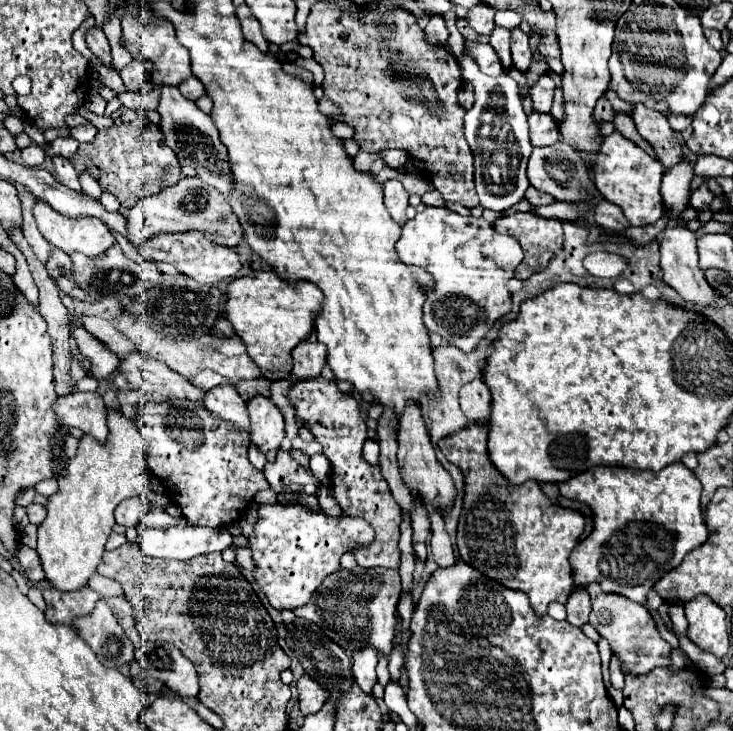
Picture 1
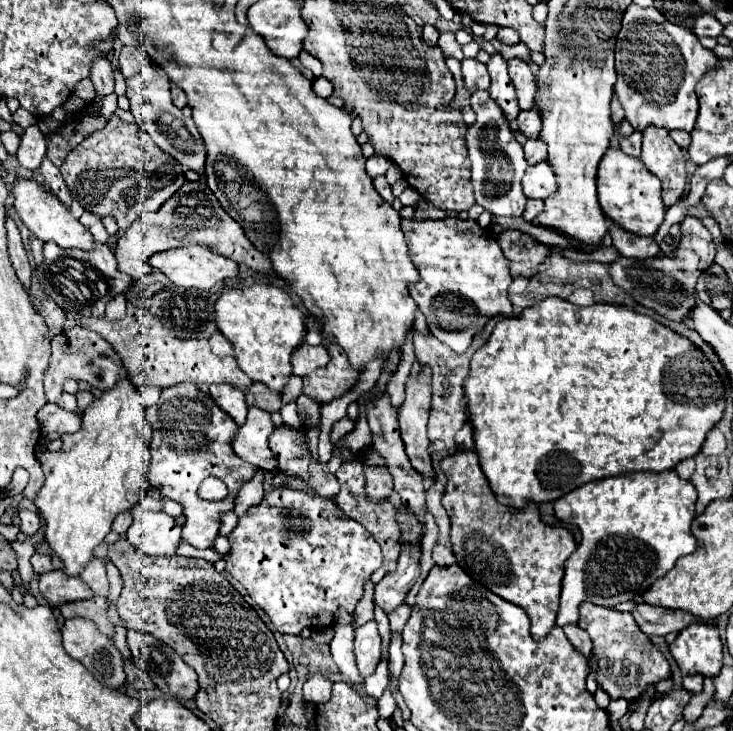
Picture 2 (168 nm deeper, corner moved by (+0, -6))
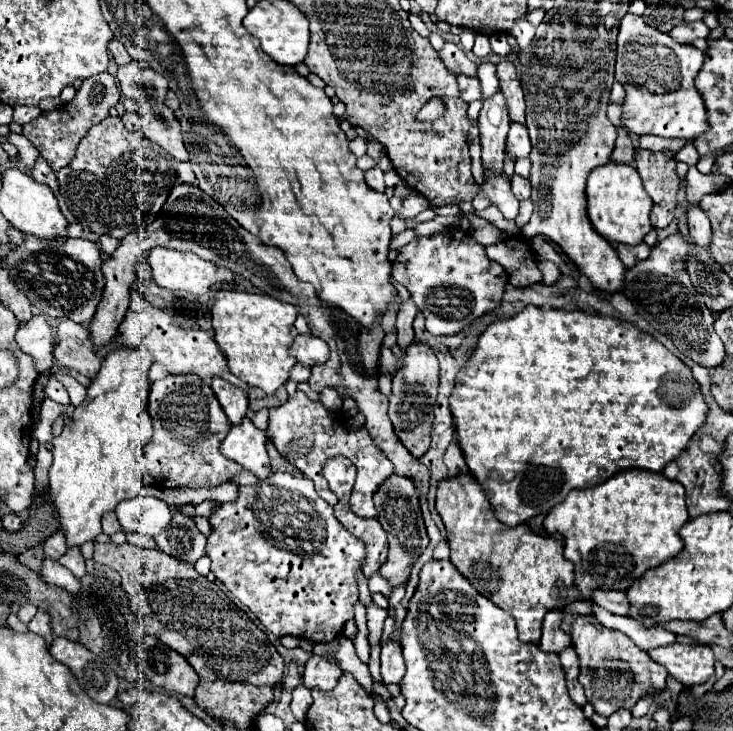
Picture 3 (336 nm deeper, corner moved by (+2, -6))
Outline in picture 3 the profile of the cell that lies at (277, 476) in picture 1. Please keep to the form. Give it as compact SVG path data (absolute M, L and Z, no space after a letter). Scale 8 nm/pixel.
M297 390L297 394L293 398L289 398L283 406L271 410L267 434L269 434L271 442L275 444L275 448L279 450L279 454L287 462L297 466L307 478L311 478L313 484L315 484L317 494L325 502L329 502L331 506L335 506L335 494L329 490L329 484L323 478L323 466L333 456L345 454L357 468L357 480L355 480L355 488L353 488L351 502L349 502L351 510L357 512L357 516L361 516L361 518L373 518L375 516L373 492L377 492L377 488L385 480L389 480L389 476L393 472L393 464L375 446L375 442L371 440L371 436L369 436L369 432L365 428L347 430L345 424L343 424L341 414L337 414L337 418L335 418L335 414L331 414L321 402L313 402L303 392Z

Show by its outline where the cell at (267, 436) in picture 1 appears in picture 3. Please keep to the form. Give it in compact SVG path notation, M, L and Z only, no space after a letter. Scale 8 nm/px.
M245 418L241 424L229 428L229 434L221 442L219 450L225 458L241 464L259 478L265 478L273 474L267 454L267 440L267 434L259 430L251 418Z

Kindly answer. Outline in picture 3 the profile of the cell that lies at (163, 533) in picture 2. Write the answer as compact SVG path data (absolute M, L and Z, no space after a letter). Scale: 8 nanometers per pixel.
M137 496L117 504L115 514L125 532L137 532L145 536L157 536L169 526L173 510L159 498Z

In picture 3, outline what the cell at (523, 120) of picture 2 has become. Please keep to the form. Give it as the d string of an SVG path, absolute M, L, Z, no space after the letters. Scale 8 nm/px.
M511 122L511 130L509 130L509 136L507 136L507 152L513 160L529 156L531 140L529 140L529 132L527 132L525 124Z

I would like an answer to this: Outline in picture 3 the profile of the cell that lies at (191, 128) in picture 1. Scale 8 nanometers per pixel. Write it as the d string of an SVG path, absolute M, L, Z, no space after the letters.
M133 60L127 66L121 66L117 72L117 82L121 92L127 98L133 98L139 104L139 116L141 116L141 130L145 134L147 140L159 144L167 154L171 154L175 160L187 162L189 160L189 152L185 148L183 142L183 132L181 132L181 124L175 118L173 110L169 106L165 106L165 92L167 92L167 80L165 76L161 76L159 72L155 72L153 68L149 68L145 62Z

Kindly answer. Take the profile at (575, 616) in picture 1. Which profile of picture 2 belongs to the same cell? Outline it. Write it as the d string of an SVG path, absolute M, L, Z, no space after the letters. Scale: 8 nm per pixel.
M567 626L567 628L563 628L563 632L565 632L567 640L571 640L573 648L587 658L587 664L591 668L591 640L589 640L587 632L583 632L579 626Z

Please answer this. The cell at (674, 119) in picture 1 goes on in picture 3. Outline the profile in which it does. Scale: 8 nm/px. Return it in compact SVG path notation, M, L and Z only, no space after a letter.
M687 142L677 154L675 154L675 158L679 160L679 162L685 162L685 164L697 164L697 160L699 160L699 154L697 154L697 150L691 146L691 142Z

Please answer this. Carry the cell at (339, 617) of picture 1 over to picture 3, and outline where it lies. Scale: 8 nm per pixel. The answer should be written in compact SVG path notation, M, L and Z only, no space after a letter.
M391 474L391 478L375 492L373 500L375 500L375 508L377 508L377 518L389 538L389 556L387 556L387 562L381 566L379 574L389 582L391 588L399 588L409 582L411 566L415 564L419 554L429 544L427 530L425 530L423 516L421 516L421 508L419 508L417 490L415 490L413 482L407 480L405 476Z

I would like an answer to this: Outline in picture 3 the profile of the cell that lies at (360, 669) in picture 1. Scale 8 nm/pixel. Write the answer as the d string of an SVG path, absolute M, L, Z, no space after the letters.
M369 604L367 606L367 628L369 628L369 644L371 646L379 644L385 618L387 618L387 610L379 608L377 604Z

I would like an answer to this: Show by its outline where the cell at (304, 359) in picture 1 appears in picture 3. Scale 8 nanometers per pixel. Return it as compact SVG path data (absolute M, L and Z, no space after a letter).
M313 334L297 336L291 346L291 354L299 364L311 368L315 364L323 364L329 358L329 346Z

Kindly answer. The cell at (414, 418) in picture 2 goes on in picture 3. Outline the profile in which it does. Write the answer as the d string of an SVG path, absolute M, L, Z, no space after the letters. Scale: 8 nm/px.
M413 342L403 358L403 368L393 376L393 392L389 394L389 418L393 422L395 434L403 446L415 456L421 458L431 444L431 426L433 426L433 404L437 400L439 384L439 364L429 344Z

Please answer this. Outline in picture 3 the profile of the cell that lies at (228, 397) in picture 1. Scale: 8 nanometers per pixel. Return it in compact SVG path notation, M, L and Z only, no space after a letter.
M213 378L211 388L213 388L221 408L225 410L229 422L239 424L243 420L243 416L247 414L247 396L245 396L245 392L241 392L239 388L235 388L233 384L229 384L223 378Z

